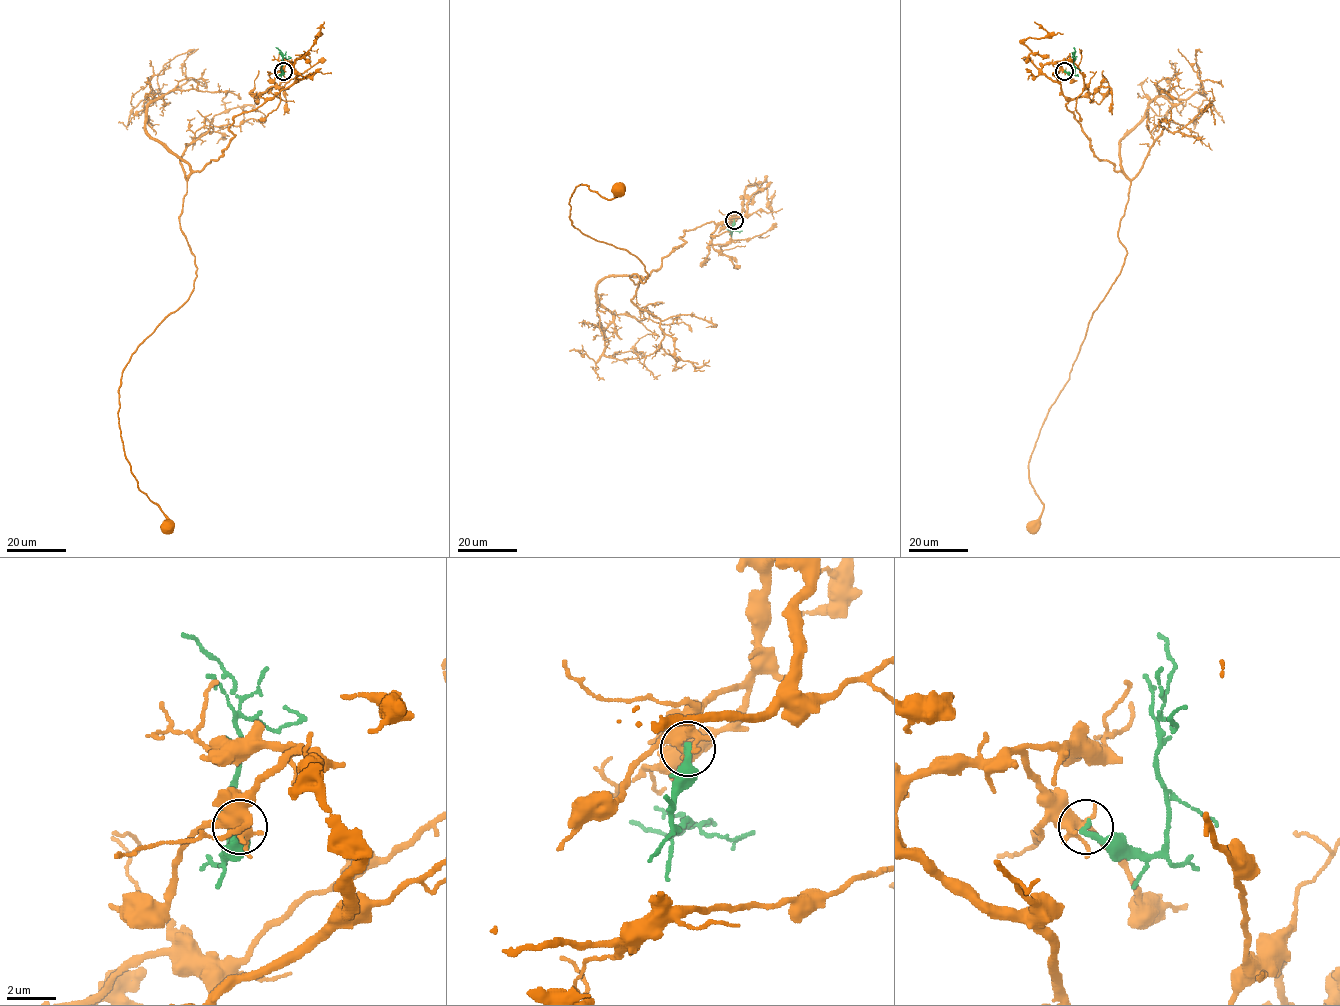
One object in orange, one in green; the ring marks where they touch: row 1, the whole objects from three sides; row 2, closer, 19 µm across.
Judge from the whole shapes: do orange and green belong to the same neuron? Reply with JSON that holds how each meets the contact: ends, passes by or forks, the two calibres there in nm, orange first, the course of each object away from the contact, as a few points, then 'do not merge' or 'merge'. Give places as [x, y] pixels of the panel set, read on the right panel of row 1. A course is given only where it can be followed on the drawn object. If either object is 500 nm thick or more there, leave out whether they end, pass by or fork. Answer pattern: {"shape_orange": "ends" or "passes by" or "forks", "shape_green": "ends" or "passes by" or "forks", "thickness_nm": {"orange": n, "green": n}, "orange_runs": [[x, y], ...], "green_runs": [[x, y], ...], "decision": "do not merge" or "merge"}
{"shape_orange": "passes by", "shape_green": "ends", "thickness_nm": {"orange": 340, "green": 260}, "orange_runs": [[1064, 70], [1041, 72], [1130, 182], [1126, 255], [1035, 442], [1031, 525]], "green_runs": [[1064, 71], [1074, 73], [1073, 47]], "decision": "do not merge"}

